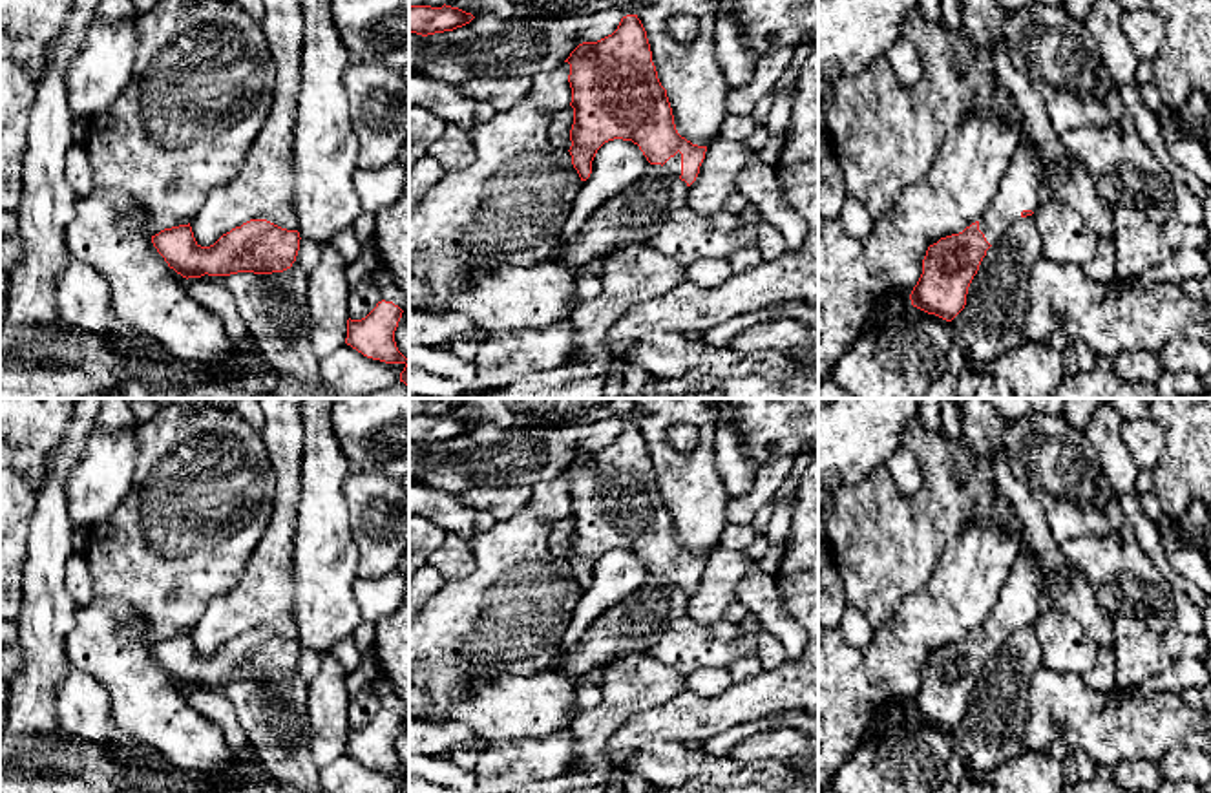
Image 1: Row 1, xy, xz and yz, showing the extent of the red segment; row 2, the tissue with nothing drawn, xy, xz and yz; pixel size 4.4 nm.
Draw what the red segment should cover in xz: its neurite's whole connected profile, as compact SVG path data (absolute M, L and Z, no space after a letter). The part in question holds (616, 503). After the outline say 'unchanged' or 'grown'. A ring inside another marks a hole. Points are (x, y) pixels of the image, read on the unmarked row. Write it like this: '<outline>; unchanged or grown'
M637 424L623 426L612 444L579 453L564 471L570 473L574 517L568 561L581 590L590 587L597 559L614 548L632 550L650 574L661 574L687 596L696 590L707 555L692 554L678 543L667 499L658 488L647 440Z; grown

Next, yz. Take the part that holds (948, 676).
M1019 552L985 625L963 641L928 656L922 683L910 703L911 714L952 731L966 714L968 696L986 660L1001 649L1014 629L1034 623L1043 601L1039 566L1030 552Z; grown

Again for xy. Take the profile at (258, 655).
M250 629L241 636L223 643L214 654L201 656L192 641L190 632L164 638L152 645L152 652L164 667L170 678L183 687L230 685L237 682L272 683L292 676L300 660L300 641L281 638L267 629Z; unchanged

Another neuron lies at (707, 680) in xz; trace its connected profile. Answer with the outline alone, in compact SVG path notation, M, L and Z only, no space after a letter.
M701 667L685 676L685 689L700 696L718 696L732 683L729 667Z

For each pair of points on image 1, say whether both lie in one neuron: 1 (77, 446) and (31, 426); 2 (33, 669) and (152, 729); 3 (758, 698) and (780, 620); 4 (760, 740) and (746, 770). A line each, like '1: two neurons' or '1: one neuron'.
1: two neurons
2: two neurons
3: two neurons
4: two neurons

